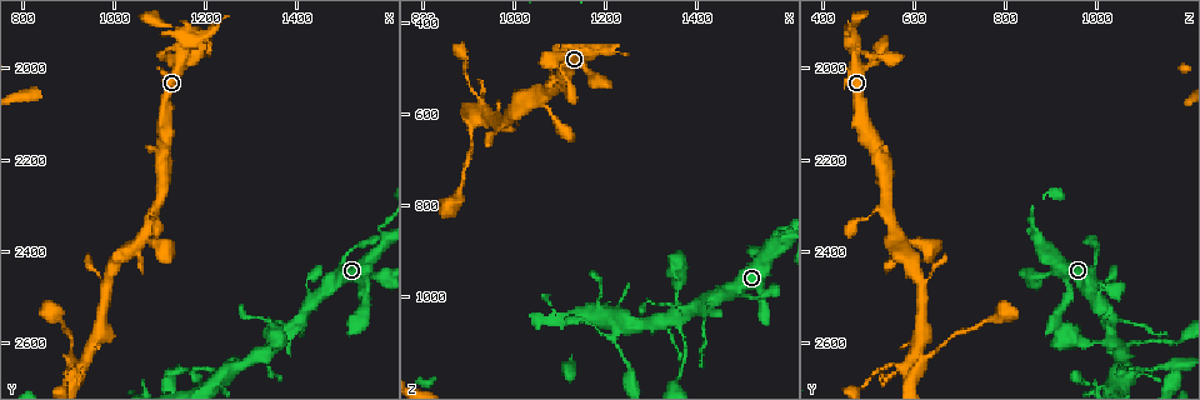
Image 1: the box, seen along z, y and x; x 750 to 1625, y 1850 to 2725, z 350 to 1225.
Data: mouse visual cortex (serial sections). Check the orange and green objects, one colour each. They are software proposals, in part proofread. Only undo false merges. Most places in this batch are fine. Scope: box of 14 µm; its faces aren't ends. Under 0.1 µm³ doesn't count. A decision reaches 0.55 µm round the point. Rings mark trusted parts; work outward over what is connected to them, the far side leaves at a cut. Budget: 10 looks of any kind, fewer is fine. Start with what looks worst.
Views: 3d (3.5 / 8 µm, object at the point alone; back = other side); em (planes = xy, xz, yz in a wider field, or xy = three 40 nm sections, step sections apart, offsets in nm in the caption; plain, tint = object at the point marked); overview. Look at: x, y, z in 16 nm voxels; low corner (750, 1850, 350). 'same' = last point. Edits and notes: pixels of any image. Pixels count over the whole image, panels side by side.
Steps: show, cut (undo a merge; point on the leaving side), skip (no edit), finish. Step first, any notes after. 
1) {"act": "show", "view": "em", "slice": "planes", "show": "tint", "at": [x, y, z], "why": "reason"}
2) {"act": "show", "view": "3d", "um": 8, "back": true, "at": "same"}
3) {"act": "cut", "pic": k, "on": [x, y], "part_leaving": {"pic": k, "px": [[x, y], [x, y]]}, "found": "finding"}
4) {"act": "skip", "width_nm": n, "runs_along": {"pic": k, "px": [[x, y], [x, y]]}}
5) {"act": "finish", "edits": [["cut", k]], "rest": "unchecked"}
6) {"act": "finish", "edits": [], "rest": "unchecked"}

{"act": "show", "view": "3d", "um": 3.5, "back": true, "at": [1585, 2350, 860], "why": "sharp bend"}

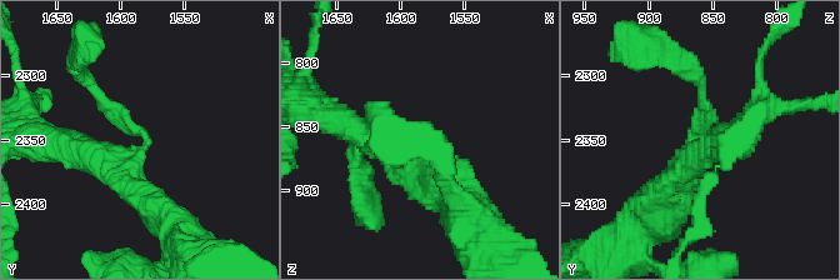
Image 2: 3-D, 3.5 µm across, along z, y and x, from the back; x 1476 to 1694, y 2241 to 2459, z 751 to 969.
{"act": "show", "view": "em", "slice": "xy", "step": 2, "show": "tint", "at": [1578, 2348, 864], "arms": 3, "arm_widths_nm": [200, 300, 350]}

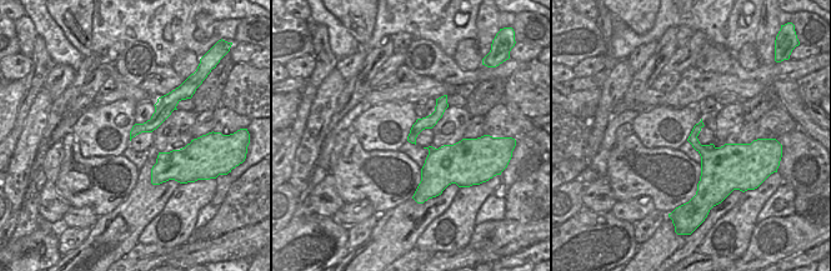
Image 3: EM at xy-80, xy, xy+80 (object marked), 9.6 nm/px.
{"act": "show", "view": "em", "slice": "xy", "step": 1, "show": "tint", "at": "same", "why": "cut it another way"}

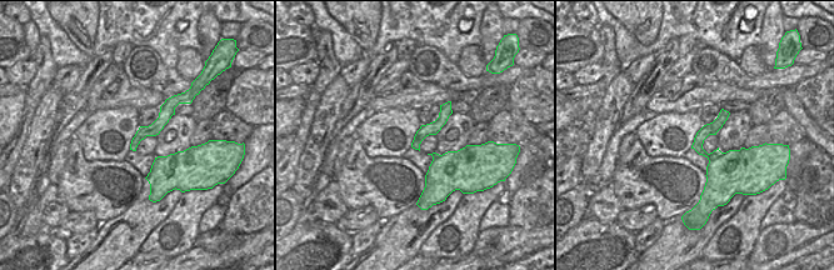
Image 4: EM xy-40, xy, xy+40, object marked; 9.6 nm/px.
{"act": "skip", "width_nm": 120, "runs_along": {"pic": 4, "px": [[171, 101], [164, 118], [133, 146]]}, "found": "continuous, no second cell"}

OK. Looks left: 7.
{"act": "show", "view": "3d", "um": 3.5, "at": [1365, 2600, 1035]}

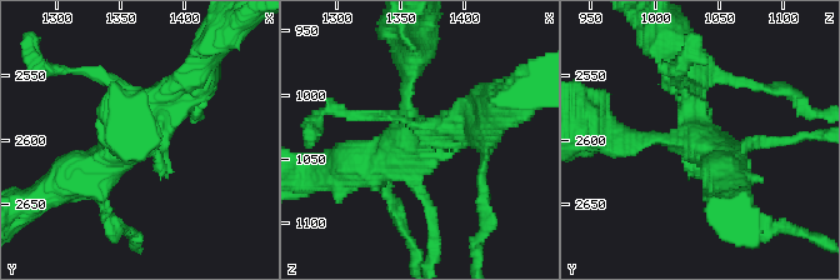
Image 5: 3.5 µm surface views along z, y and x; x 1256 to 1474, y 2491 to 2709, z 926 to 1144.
{"act": "show", "view": "em", "slice": "xy", "step": 3, "show": "tint", "at": [1362, 2600, 1032]}

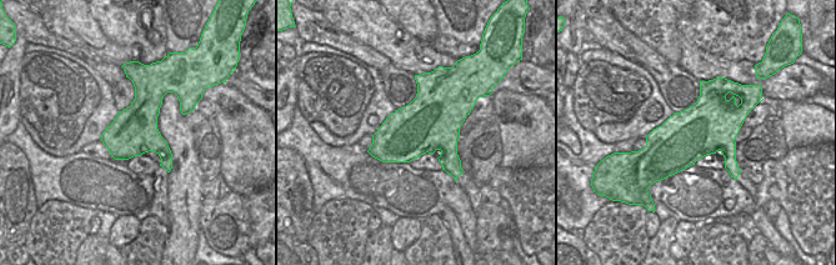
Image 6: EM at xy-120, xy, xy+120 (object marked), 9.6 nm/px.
{"act": "skip", "runs_along": {"pic": 5, "px": [[195, 84], [73, 176]]}, "found": "all the same cell"}

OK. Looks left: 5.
{"act": "show", "view": "3d", "um": 3.5, "at": [1225, 2665, 1080], "why": "a narrow waist"}

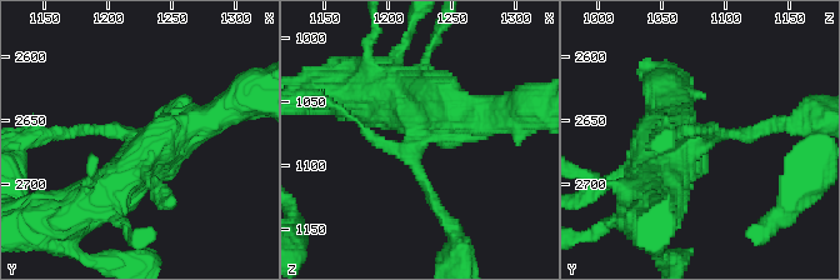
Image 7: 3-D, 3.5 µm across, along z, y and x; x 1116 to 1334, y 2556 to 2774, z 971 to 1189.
{"act": "show", "view": "em", "slice": "xy", "step": 1, "show": "plain", "at": [1226, 2670, 1074]}

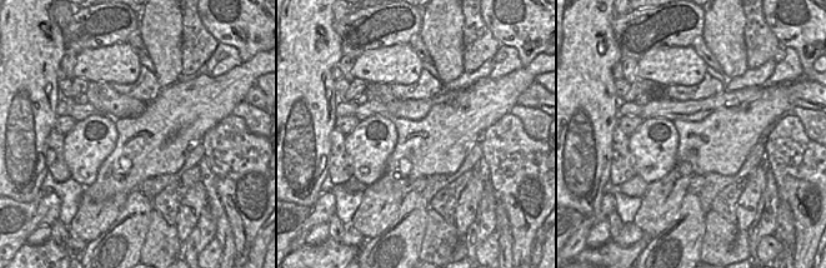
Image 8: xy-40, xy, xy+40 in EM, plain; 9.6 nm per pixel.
{"act": "show", "view": "em", "slice": "xy", "step": 1, "show": "tint", "at": "same", "why": "with the object marked"}

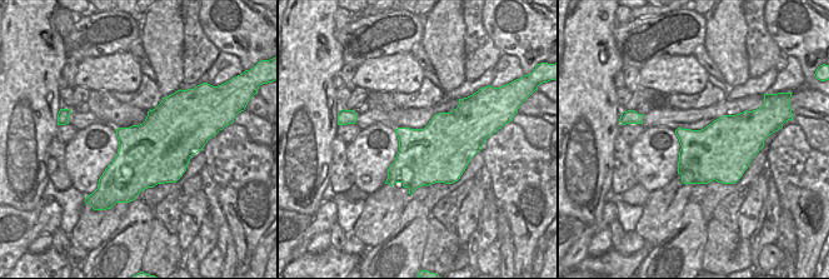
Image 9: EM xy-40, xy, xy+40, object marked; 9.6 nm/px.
{"act": "skip", "runs_along": {"pic": 7, "px": [[221, 111], [94, 204], [94, 193]]}, "found": "one cell here"}

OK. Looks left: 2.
{"act": "show", "view": "3d", "um": 3.5, "at": [1070, 2370, 555], "why": "arms part here"}

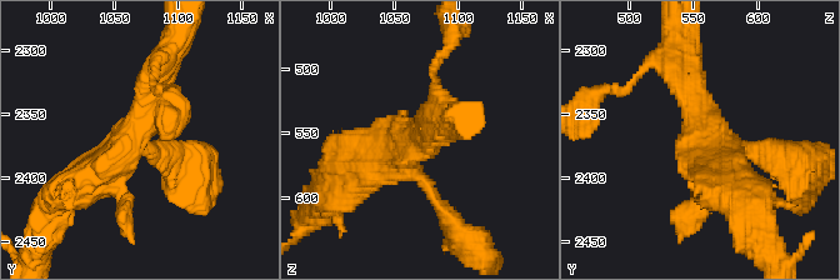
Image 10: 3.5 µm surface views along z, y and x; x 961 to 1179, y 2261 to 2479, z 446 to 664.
{"act": "show", "view": "em", "slice": "xy", "step": 1, "show": "tint", "at": [1068, 2364, 554], "arms": 3, "arm_widths_nm": [200, 350, 500], "why": "shape alone is not enough"}

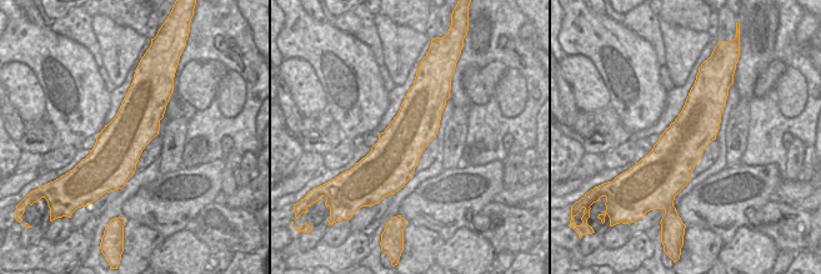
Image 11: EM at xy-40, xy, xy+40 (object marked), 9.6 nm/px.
{"act": "skip", "runs_along": {"pic": 10, "px": [[165, 60], [143, 125], [78, 183]]}, "found": "one cell here"}

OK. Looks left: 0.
{"act": "finish", "edits": [], "rest": "unchecked"}

